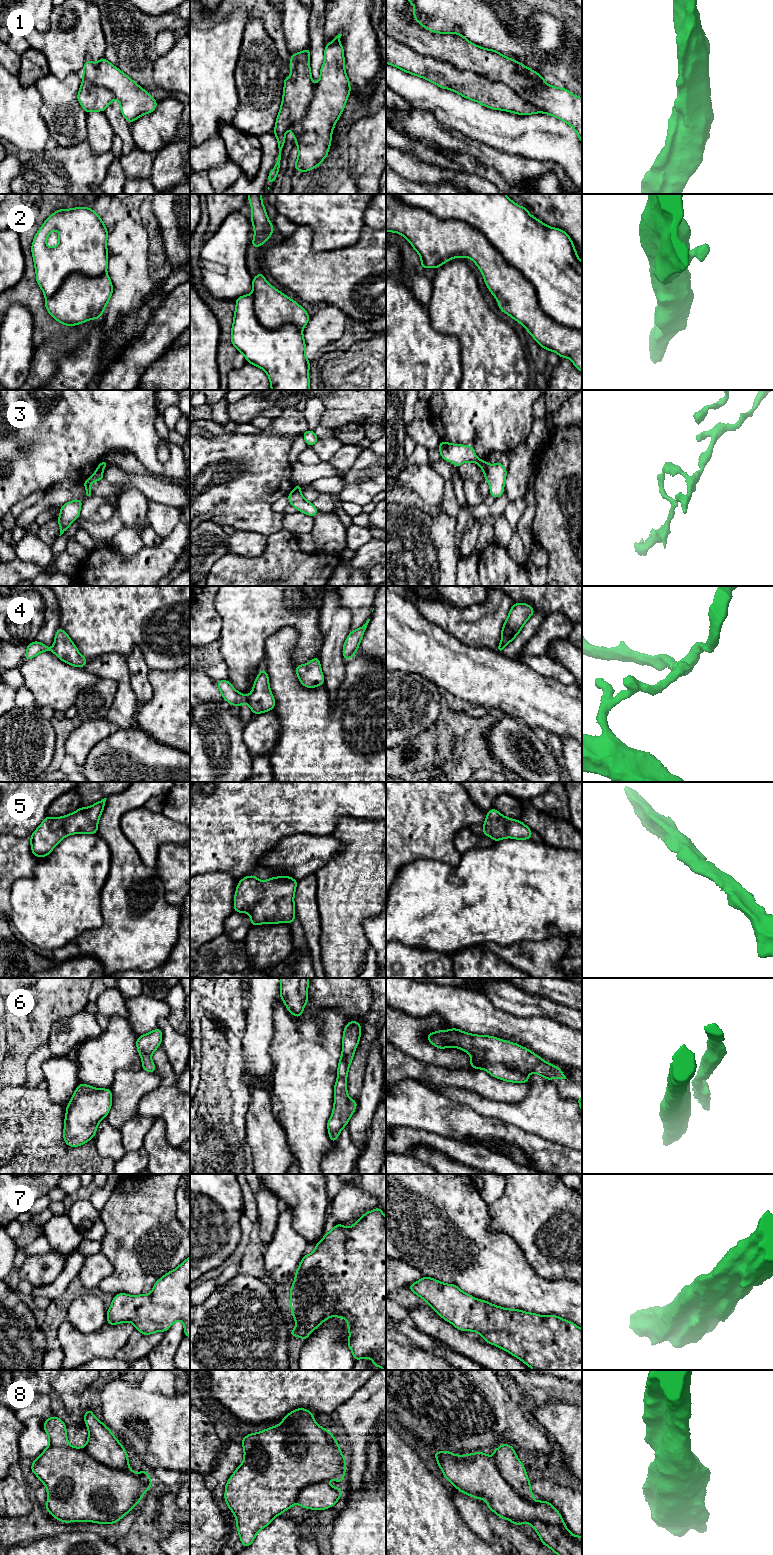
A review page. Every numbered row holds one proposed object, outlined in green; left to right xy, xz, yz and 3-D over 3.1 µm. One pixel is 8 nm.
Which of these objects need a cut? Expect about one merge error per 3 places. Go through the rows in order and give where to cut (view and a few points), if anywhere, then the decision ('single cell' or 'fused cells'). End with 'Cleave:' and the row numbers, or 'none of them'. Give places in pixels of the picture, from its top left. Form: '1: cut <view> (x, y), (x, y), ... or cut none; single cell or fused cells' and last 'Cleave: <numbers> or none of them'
1: cut none; single cell
2: cut yz (390, 194), (478, 230), (533, 286), (549, 316), (581, 331); fused cells
3: cut yz (487, 464), (484, 472); fused cells
4: cut xz (247, 697), (245, 702); fused cells
5: cut none; single cell
6: cut none; single cell
7: cut none; single cell
8: cut none; single cell
Cleave: 2, 3, 4

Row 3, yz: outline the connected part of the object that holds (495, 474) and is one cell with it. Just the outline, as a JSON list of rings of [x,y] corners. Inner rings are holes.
[[[501,462],[496,464],[487,464],[484,472],[484,478],[488,481],[490,487],[490,495],[495,499],[504,494],[504,484],[507,475],[507,469]]]

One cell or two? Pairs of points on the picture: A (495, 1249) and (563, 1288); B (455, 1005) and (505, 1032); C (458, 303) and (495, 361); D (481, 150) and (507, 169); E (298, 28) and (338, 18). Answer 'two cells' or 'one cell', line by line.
A: one cell
B: one cell
C: one cell
D: one cell
E: two cells

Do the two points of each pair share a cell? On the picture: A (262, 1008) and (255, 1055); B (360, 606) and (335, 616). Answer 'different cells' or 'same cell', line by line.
A: same cell
B: different cells

